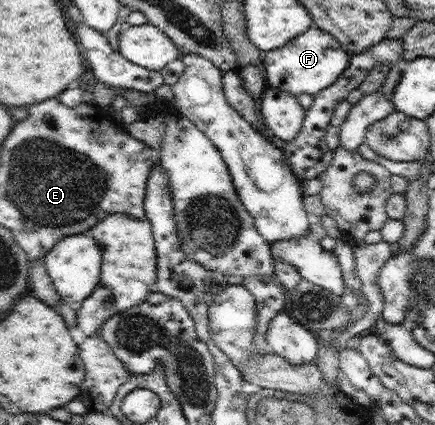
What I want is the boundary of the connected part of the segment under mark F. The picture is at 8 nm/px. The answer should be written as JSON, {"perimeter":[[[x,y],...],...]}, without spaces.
{"perimeter":[[[313,23],[286,45],[265,52],[262,57],[262,69],[268,87],[278,87],[296,96],[301,93],[314,96],[320,90],[330,87],[349,64],[348,52],[336,38],[322,31],[317,23]]]}

